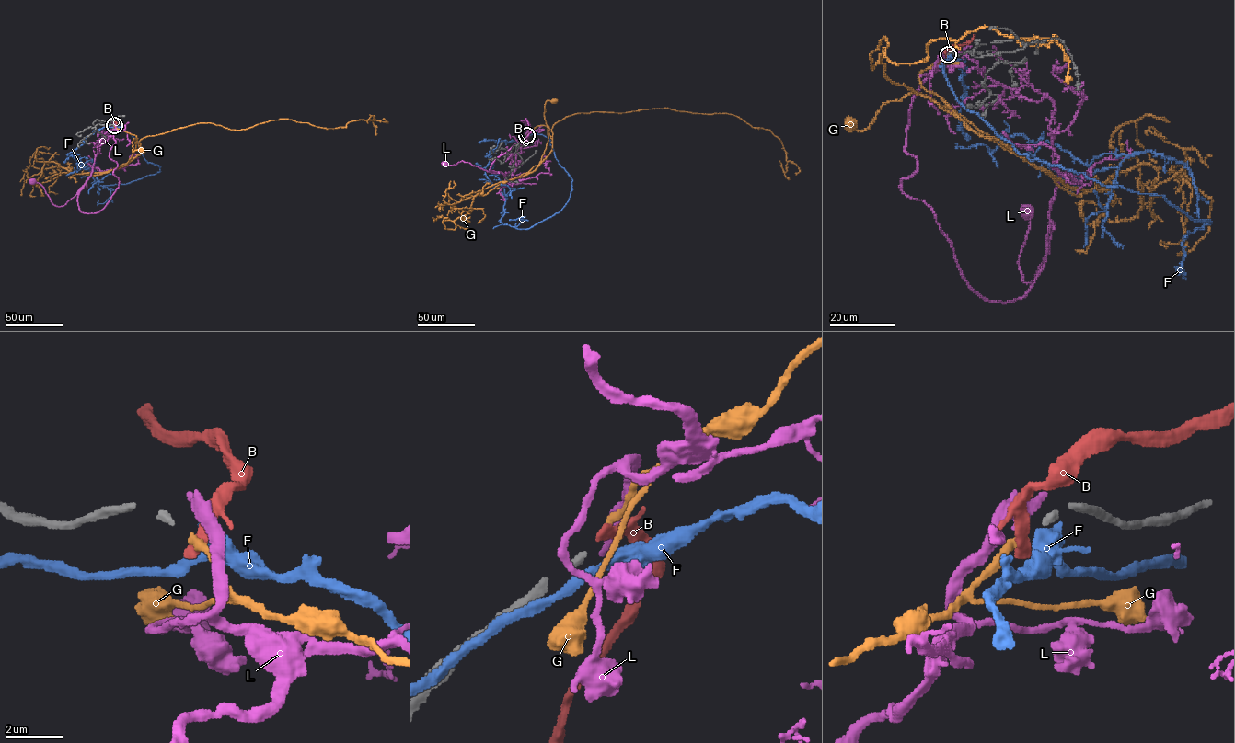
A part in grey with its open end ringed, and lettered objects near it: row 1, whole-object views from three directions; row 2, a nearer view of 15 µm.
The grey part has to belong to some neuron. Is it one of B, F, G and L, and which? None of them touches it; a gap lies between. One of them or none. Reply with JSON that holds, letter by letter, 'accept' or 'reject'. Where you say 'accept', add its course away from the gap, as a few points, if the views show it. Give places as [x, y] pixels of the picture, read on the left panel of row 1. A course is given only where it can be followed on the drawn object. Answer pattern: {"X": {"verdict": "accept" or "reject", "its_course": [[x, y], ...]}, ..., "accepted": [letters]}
{"B": {"verdict": "reject"}, "F": {"verdict": "reject"}, "G": {"verdict": "reject"}, "L": {"verdict": "reject"}, "accepted": []}

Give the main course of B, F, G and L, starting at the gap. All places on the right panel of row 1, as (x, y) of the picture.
B: (946, 56), (948, 51), (969, 42), (975, 34)
F: (948, 56), (955, 98), (1020, 154), (1210, 222), (1190, 170), (1151, 152), (1087, 165), (1023, 134), (955, 143)
G: (946, 56), (917, 77), (921, 85), (969, 128), (1027, 160), (915, 93), (887, 101), (866, 129), (850, 123)
L: (948, 52), (911, 102), (901, 190), (989, 301), (1024, 295), (1044, 264), (1051, 222), (1023, 280), (1029, 213)

